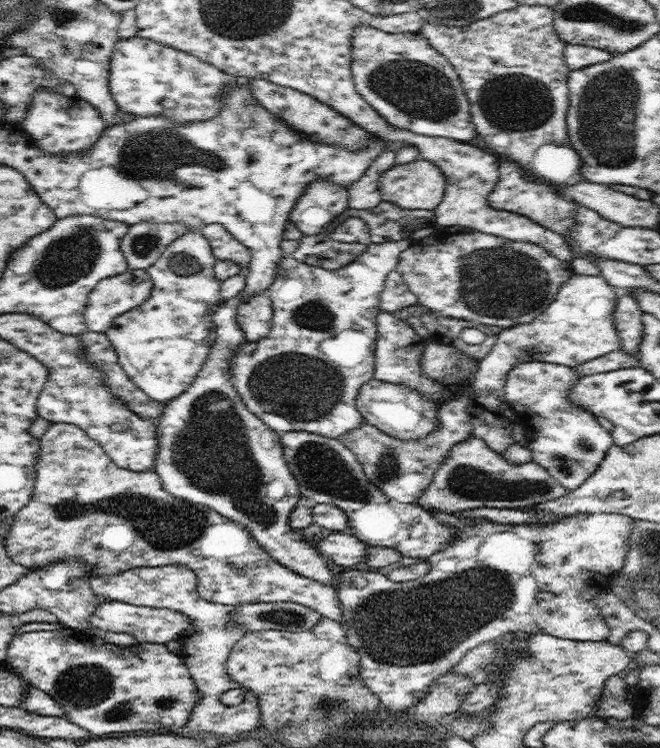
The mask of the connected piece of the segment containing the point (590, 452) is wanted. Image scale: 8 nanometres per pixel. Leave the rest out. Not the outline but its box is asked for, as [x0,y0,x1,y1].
[504,362,614,490]

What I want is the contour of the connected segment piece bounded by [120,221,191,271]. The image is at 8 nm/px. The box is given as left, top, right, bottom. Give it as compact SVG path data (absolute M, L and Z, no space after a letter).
M139 222L128 227L120 243L121 251L130 269L147 270L158 260L162 251L190 227L179 222Z

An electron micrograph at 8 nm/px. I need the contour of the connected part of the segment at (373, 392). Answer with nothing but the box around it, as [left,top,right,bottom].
[356,378,472,441]

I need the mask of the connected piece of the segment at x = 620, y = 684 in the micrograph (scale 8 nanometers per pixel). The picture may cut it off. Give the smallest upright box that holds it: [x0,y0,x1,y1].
[597,675,636,719]

